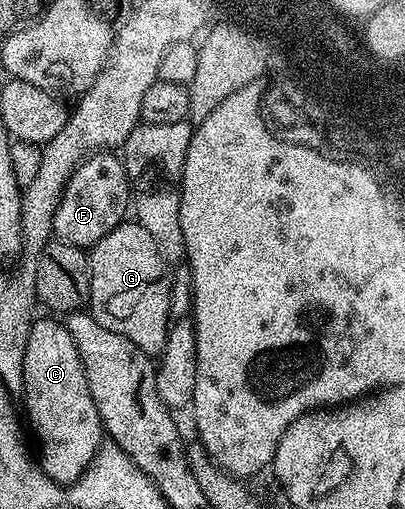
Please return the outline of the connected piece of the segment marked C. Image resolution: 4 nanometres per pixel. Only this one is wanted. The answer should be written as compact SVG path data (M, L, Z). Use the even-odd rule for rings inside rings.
M34 319L27 334L27 354L23 354L25 383L23 403L25 403L25 412L29 415L29 424L37 435L37 448L41 451L40 471L56 484L68 486L80 480L81 475L89 469L90 462L97 457L97 451L103 446L103 429L97 407L91 398L91 390L87 386L83 362L79 358L75 338L71 338L71 334L60 319L49 319L53 320Z

